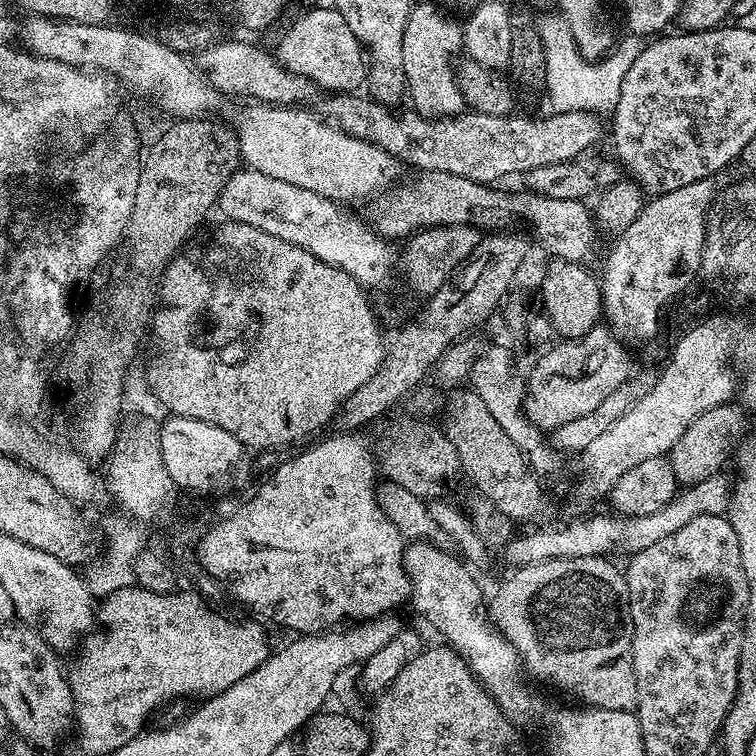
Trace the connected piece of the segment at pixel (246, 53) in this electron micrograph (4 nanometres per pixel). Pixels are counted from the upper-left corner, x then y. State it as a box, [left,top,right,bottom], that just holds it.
[199,40,318,106]

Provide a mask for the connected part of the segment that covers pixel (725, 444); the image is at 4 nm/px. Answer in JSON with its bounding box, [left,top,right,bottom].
[670,402,749,486]

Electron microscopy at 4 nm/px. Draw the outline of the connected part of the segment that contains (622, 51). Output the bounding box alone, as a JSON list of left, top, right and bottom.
[535,14,645,114]

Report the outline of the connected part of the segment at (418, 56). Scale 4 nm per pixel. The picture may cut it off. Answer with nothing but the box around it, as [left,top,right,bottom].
[402,3,466,116]

